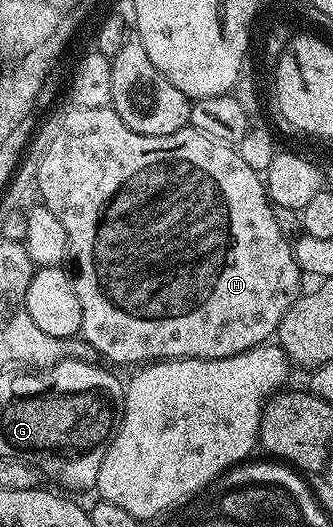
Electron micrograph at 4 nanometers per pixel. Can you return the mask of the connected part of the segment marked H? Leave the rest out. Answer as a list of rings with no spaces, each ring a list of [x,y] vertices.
[[[112,106],[101,109],[79,107],[79,114],[71,115],[66,127],[63,127],[62,135],[54,141],[54,146],[41,159],[40,171],[36,175],[38,198],[42,206],[48,207],[57,221],[65,225],[67,254],[69,263],[75,266],[73,282],[83,314],[81,335],[96,356],[104,355],[113,363],[139,363],[135,365],[165,359],[224,359],[266,344],[270,340],[267,338],[270,335],[272,338],[278,332],[283,314],[301,294],[301,272],[292,244],[289,239],[287,243],[279,228],[276,208],[267,194],[260,172],[249,169],[232,144],[209,137],[209,133],[201,133],[201,129],[190,125],[168,135],[133,133],[133,129],[121,121]]]

